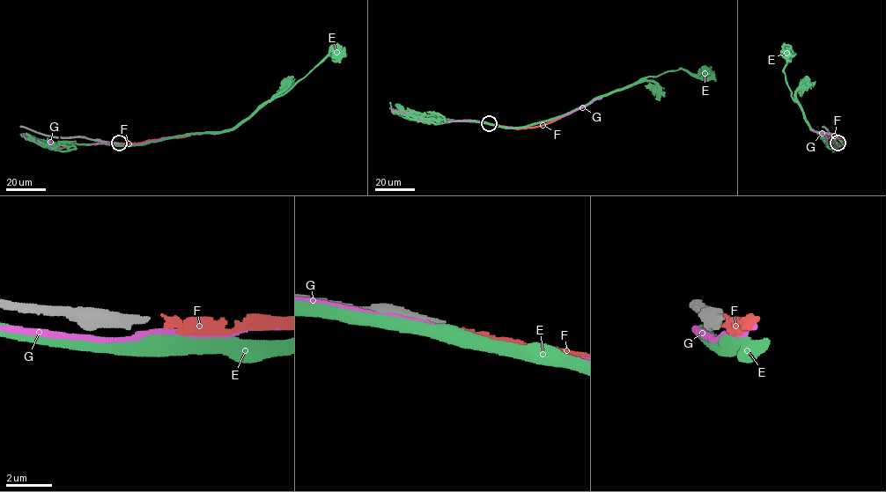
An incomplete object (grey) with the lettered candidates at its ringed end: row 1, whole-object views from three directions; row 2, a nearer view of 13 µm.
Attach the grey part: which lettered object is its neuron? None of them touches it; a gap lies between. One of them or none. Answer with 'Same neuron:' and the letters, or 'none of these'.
Same neuron: F

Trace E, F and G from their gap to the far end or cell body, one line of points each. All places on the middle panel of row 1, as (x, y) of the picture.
E: (488, 123), (505, 128), (525, 127), (561, 117), (649, 77), (680, 69), (697, 74), (705, 71)
F: (490, 123), (527, 128), (544, 125), (560, 118)
G: (488, 123), (524, 127), (561, 117), (601, 98)

